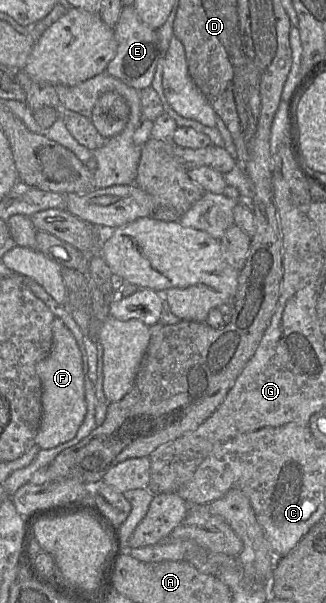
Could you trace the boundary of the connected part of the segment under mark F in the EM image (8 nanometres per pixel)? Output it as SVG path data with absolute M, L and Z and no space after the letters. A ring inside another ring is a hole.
M55 317L52 322L53 344L50 354L36 366L42 383L42 417L35 444L41 449L51 449L72 440L87 412L85 399L83 359L72 332Z

